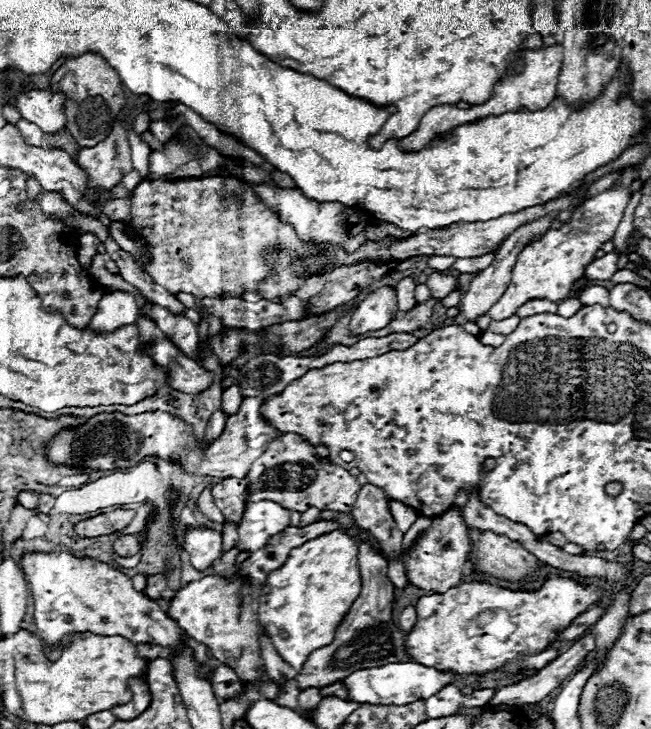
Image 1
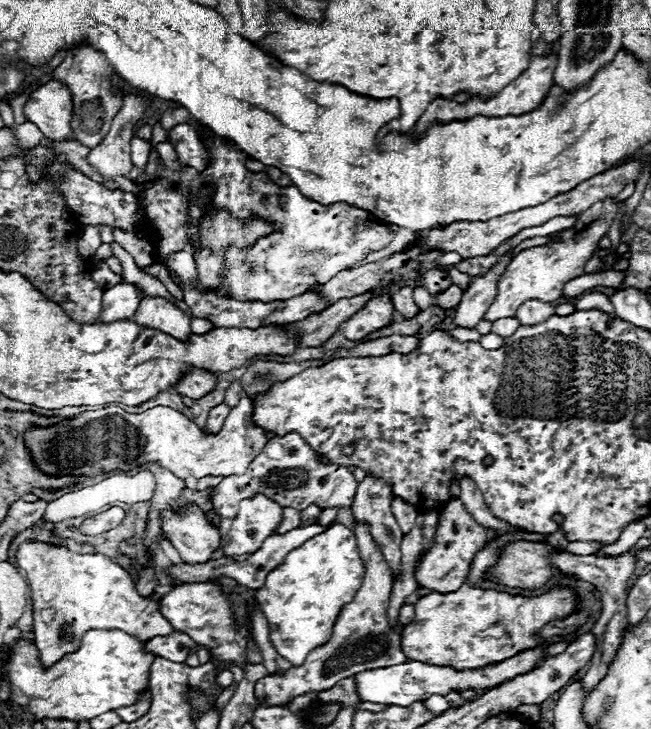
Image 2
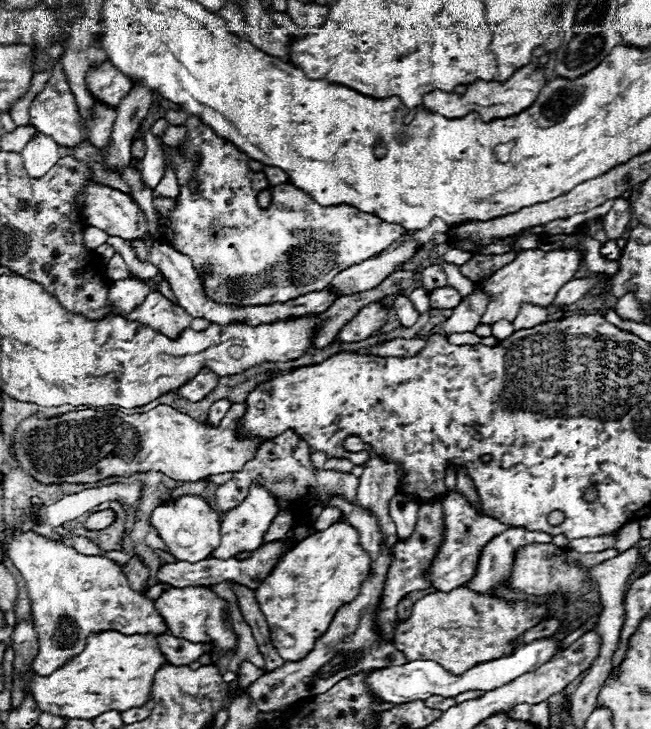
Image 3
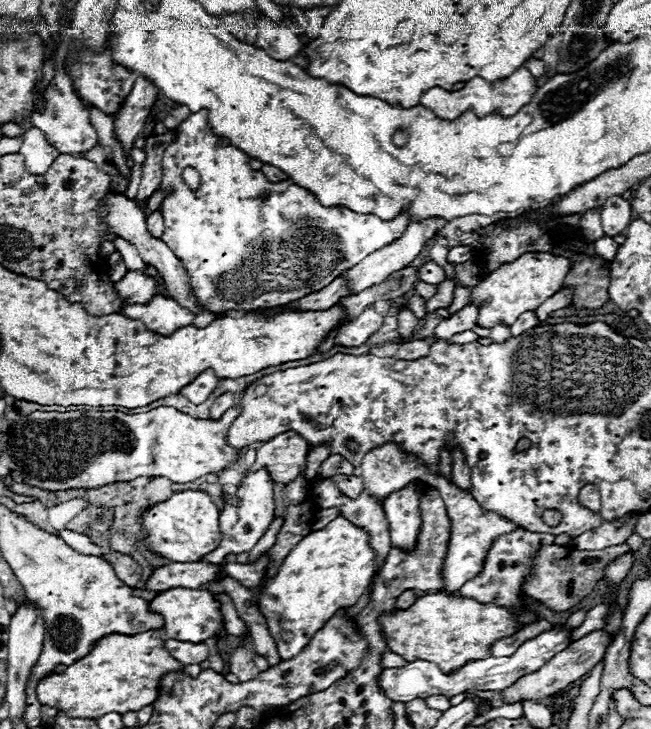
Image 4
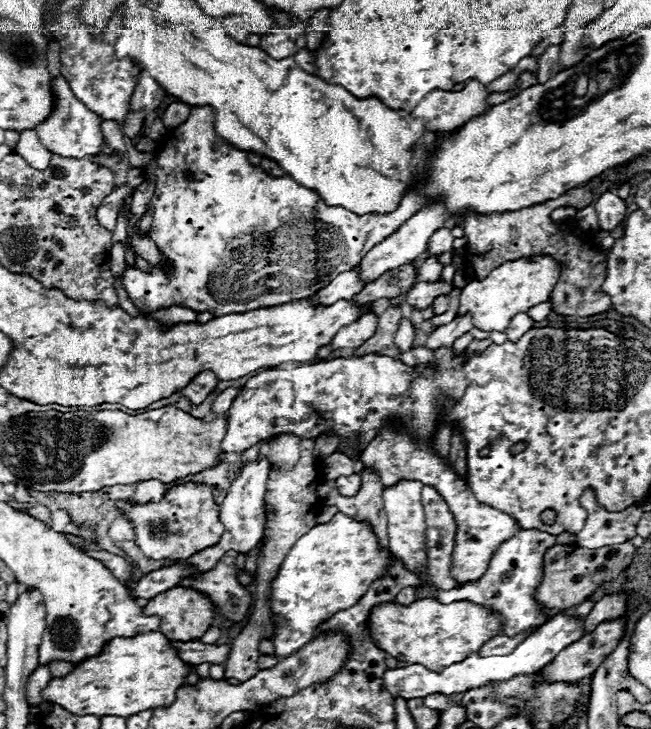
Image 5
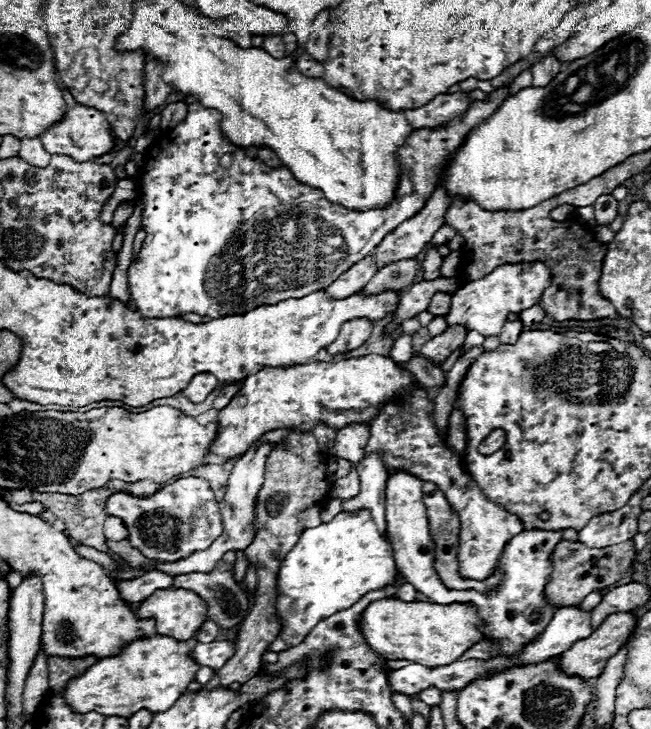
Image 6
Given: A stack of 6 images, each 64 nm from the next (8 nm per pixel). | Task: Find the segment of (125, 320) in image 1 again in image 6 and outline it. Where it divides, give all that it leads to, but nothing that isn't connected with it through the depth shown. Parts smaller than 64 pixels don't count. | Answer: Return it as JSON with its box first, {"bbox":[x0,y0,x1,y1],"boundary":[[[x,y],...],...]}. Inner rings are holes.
{"bbox":[128,88,508,318],"boundary":[[[500,88],[490,92],[490,98],[486,102],[474,102],[474,106],[468,110],[468,114],[462,120],[454,120],[448,128],[438,128],[438,130],[430,130],[430,128],[418,128],[412,132],[412,136],[406,140],[406,144],[398,150],[398,156],[402,160],[402,176],[398,182],[398,190],[396,190],[396,198],[392,202],[390,208],[384,210],[366,210],[366,212],[356,212],[350,208],[344,208],[340,204],[332,204],[324,198],[324,194],[316,188],[310,186],[298,186],[296,178],[292,178],[292,172],[284,166],[280,168],[268,168],[266,164],[262,164],[260,160],[248,158],[244,148],[234,146],[226,136],[222,136],[220,132],[220,120],[222,114],[218,110],[212,108],[204,108],[202,104],[190,104],[188,106],[188,114],[186,120],[180,122],[176,128],[168,130],[168,144],[154,144],[148,154],[146,154],[146,164],[140,170],[140,176],[136,178],[136,186],[138,186],[138,196],[144,202],[142,208],[142,226],[146,226],[146,240],[142,250],[138,252],[138,262],[134,262],[128,270],[128,290],[132,296],[132,302],[136,306],[136,310],[146,316],[146,318],[172,318],[178,316],[182,312],[194,312],[198,316],[210,316],[210,318],[222,318],[228,314],[244,314],[248,310],[254,310],[256,306],[268,304],[268,302],[282,302],[284,298],[304,298],[304,294],[312,294],[312,290],[324,290],[326,286],[330,286],[340,274],[344,274],[344,270],[348,270],[348,266],[354,266],[356,262],[360,262],[360,258],[368,256],[372,252],[372,248],[376,248],[392,230],[396,230],[396,226],[400,226],[404,220],[412,218],[418,210],[424,208],[426,200],[430,198],[430,194],[436,188],[438,176],[444,170],[446,162],[450,160],[450,156],[460,148],[460,144],[464,142],[466,134],[480,122],[486,120],[488,116],[492,116],[498,106],[508,98],[508,88]],[[230,156],[230,164],[222,164],[222,158]]]}

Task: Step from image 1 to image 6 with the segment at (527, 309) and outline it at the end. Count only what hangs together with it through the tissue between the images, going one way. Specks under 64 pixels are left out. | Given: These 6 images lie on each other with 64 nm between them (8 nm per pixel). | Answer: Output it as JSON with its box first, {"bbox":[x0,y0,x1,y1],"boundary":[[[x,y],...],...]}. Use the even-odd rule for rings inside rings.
{"bbox":[500,318,524,344],"boundary":[[[516,318],[512,322],[506,322],[504,330],[500,332],[500,344],[512,344],[512,342],[516,342],[518,336],[522,334],[522,330],[524,330],[524,324],[522,324],[520,318]]]}

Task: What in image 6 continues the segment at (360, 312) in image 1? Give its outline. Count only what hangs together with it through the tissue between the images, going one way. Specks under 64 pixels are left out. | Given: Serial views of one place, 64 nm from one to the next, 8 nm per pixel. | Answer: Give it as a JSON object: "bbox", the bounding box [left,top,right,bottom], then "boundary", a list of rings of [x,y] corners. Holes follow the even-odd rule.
{"bbox":[326,318,374,354],"boundary":[[[368,318],[350,320],[350,322],[346,322],[346,324],[340,328],[338,338],[336,338],[326,350],[328,350],[330,354],[336,354],[336,352],[350,352],[350,350],[362,346],[362,344],[370,338],[372,328],[374,328],[374,322],[370,322]]]}

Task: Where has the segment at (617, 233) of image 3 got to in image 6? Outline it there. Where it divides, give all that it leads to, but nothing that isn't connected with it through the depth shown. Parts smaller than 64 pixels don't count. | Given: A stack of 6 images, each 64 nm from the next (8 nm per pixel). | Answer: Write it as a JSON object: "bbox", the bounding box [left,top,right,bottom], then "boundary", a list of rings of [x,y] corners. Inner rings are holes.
{"bbox":[594,194,618,224],"boundary":[[[602,194],[594,202],[596,224],[610,224],[618,216],[618,200],[612,194]]]}

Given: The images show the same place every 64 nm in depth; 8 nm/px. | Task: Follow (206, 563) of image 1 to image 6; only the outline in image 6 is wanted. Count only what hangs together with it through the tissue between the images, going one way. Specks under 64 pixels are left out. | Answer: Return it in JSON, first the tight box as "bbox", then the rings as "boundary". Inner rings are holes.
{"bbox":[106,476,222,560],"boundary":[[[194,476],[166,484],[148,498],[134,498],[124,492],[112,494],[106,502],[106,512],[124,520],[130,532],[130,544],[150,560],[184,560],[196,550],[208,548],[222,534],[220,506],[214,492],[206,480]]]}

